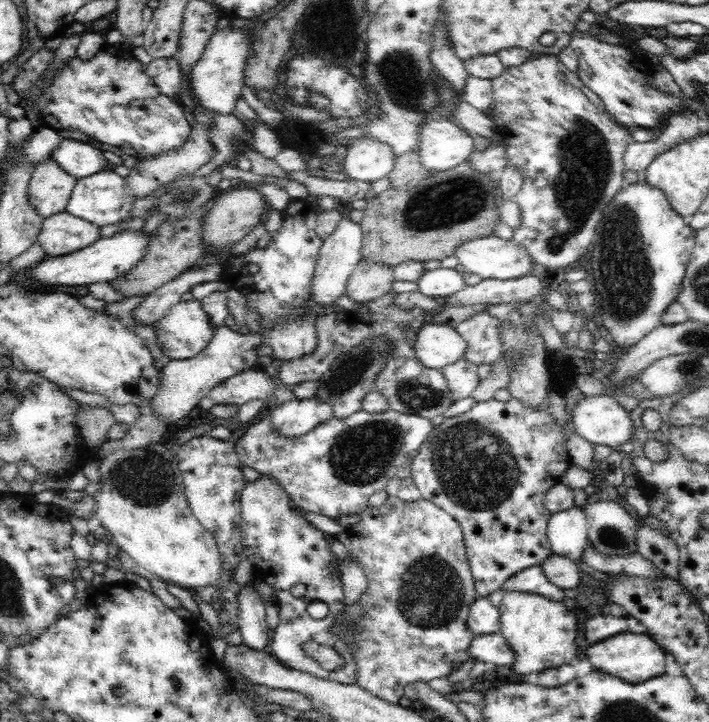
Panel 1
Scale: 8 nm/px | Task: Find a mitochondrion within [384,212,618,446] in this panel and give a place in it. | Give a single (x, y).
(410, 393)

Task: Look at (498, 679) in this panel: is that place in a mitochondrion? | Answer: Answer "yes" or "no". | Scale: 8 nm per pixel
no

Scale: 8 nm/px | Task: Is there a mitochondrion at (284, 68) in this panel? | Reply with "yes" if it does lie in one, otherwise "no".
no

